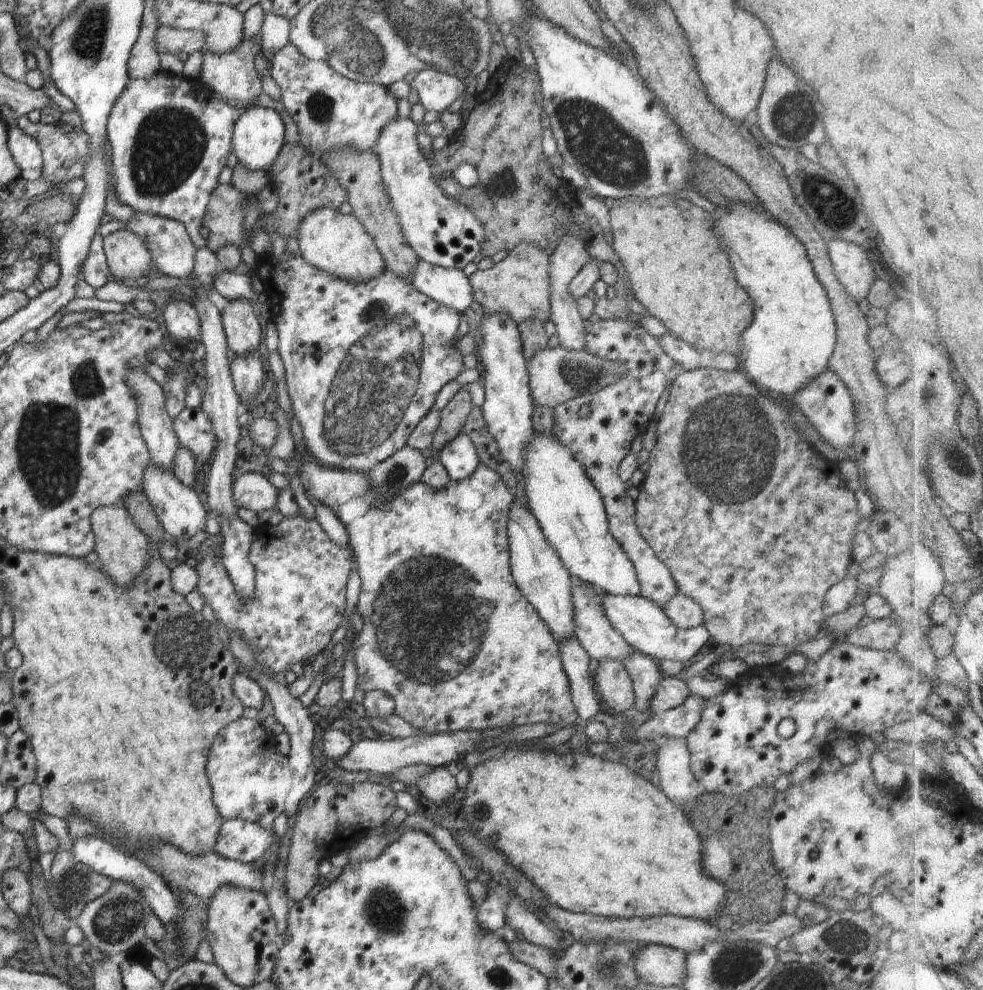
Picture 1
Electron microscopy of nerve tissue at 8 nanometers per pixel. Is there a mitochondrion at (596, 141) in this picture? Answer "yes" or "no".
yes

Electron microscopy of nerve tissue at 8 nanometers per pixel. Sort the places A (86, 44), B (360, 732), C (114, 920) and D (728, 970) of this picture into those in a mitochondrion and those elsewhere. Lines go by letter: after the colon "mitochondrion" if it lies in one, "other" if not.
A: mitochondrion
B: other
C: mitochondrion
D: mitochondrion

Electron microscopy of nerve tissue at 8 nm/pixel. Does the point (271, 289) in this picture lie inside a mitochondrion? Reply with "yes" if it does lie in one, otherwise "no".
no

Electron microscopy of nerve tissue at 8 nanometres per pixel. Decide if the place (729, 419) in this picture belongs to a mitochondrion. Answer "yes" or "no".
yes

